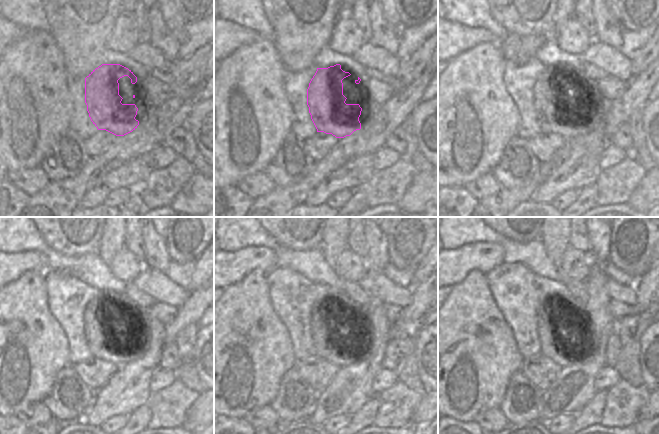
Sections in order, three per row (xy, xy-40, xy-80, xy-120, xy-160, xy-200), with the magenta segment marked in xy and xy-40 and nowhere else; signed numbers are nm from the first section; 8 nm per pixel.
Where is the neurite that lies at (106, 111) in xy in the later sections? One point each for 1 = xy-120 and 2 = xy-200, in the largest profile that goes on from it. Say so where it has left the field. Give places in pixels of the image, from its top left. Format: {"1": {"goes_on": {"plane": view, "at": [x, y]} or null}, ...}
{"1": {"goes_on": {"plane": "xy-120", "at": [101, 316]}}, "2": {"goes_on": {"plane": "xy-200", "at": [565, 350]}}}

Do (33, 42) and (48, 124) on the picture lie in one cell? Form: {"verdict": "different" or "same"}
{"verdict": "same"}

